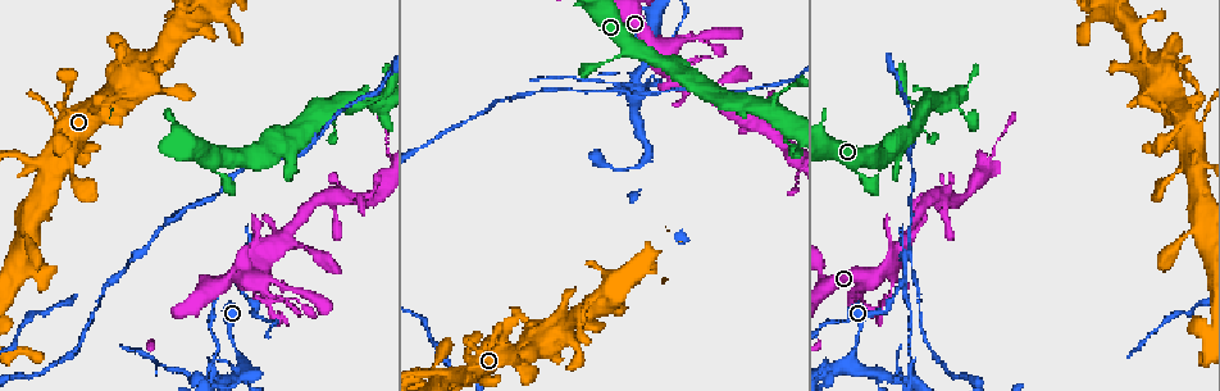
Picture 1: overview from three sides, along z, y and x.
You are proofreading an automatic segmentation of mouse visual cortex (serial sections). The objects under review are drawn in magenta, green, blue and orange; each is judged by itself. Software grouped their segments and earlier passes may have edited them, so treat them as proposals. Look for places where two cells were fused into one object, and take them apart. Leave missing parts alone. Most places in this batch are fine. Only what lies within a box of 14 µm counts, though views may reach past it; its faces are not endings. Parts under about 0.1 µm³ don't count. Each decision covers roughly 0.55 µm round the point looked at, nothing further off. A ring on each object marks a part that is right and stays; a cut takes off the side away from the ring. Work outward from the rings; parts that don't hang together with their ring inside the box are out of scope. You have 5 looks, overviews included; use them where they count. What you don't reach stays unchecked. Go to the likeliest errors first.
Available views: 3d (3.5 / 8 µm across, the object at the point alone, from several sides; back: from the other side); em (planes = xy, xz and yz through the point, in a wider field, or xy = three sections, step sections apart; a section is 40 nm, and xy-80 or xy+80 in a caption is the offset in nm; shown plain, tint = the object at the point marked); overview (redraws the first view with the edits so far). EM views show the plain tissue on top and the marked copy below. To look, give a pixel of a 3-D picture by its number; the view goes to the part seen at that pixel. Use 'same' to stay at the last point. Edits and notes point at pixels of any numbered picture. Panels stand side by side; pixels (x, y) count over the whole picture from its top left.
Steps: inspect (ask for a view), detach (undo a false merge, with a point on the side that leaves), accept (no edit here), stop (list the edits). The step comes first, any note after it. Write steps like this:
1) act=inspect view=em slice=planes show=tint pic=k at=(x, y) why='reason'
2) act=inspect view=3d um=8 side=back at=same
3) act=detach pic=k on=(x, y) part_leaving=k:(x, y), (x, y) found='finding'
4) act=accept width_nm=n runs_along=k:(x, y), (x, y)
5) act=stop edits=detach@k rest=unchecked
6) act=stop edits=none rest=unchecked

act=inspect view=3d um=8 pic=1 at=(852, 350) why='small branch off a trunk'

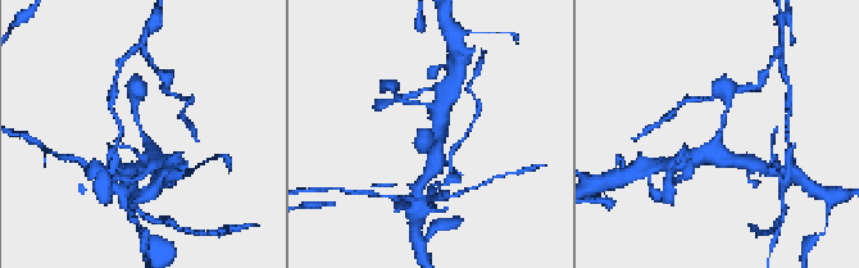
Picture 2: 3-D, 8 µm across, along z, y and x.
act=inspect view=3d um=3.5 pic=2 at=(716, 139) why='closer look'

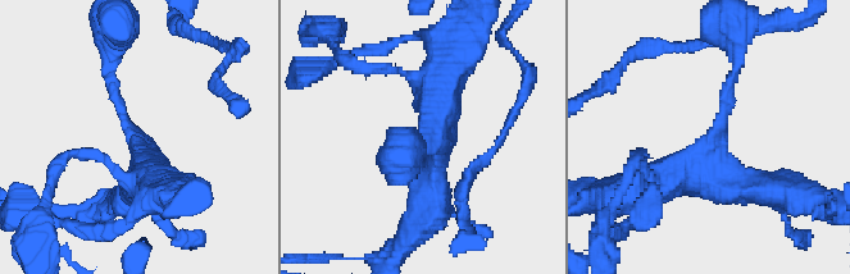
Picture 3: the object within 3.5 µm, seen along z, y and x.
act=inspect view=em slice=xy step=2 show=tint pic=3 at=(130, 134)

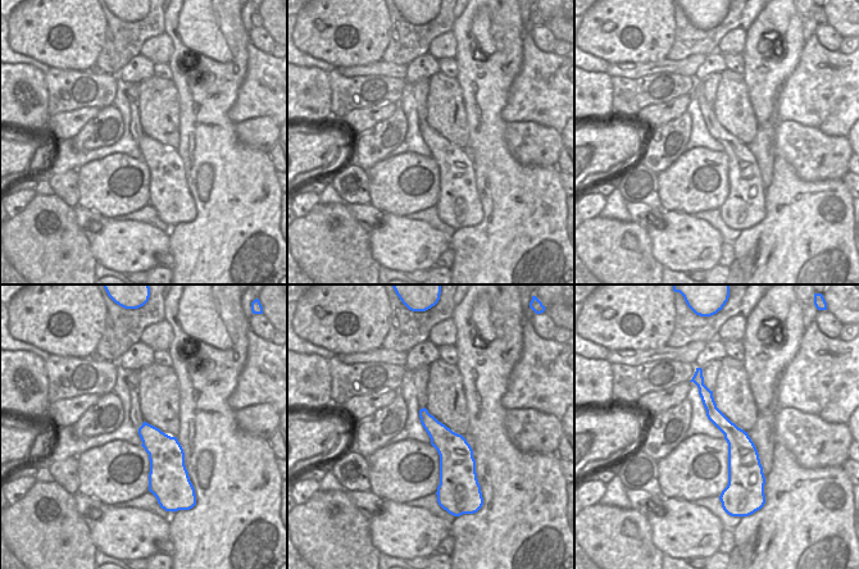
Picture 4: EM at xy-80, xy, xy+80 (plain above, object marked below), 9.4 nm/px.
act=accept width_nm=260 runs_along=4:(699, 377), (737, 438), (737, 479) found='continuous, no second cell'

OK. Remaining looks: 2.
act=inspect view=em slice=xy step=5 show=tint pic=1 at=(633, 95) why='four-way junction'

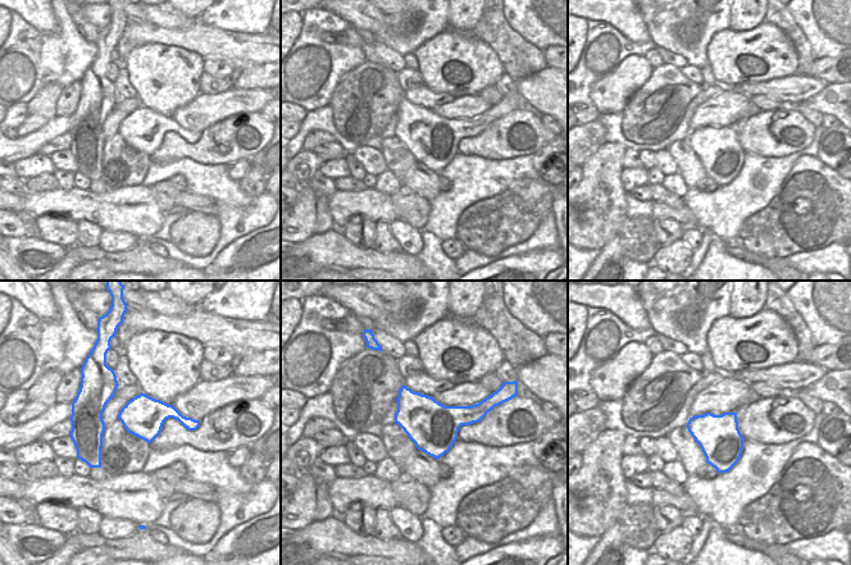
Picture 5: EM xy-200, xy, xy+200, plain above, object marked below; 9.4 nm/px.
act=inspect view=3d um=3.5 side=back at=same why='wider look'

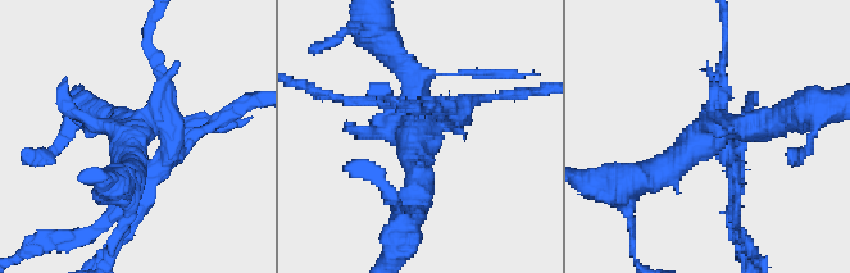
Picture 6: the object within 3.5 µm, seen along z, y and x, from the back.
act=detach pic=6 on=(460, 114) width_nm=460 part_leaving=6:(160, 118), (164, 71), (155, 59), (151, 23) found='two cells meet here'

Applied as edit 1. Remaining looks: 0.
act=stop edits=detach@6 rest=unchecked

